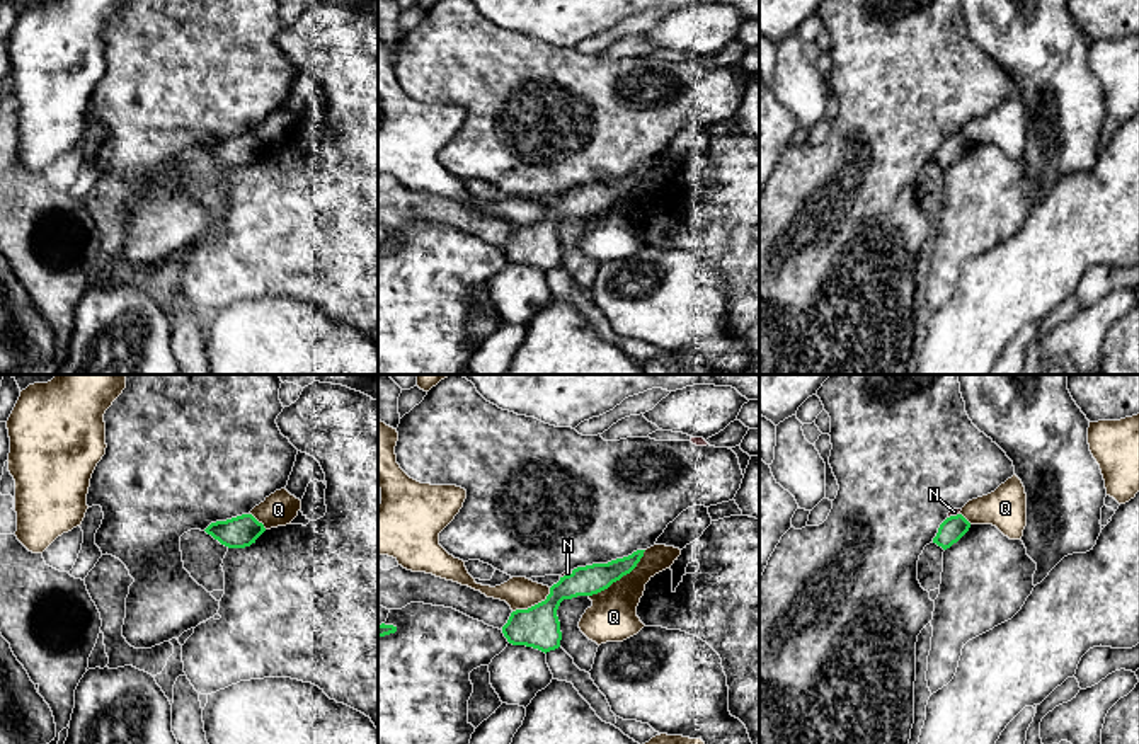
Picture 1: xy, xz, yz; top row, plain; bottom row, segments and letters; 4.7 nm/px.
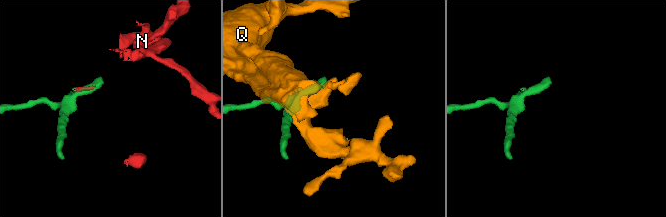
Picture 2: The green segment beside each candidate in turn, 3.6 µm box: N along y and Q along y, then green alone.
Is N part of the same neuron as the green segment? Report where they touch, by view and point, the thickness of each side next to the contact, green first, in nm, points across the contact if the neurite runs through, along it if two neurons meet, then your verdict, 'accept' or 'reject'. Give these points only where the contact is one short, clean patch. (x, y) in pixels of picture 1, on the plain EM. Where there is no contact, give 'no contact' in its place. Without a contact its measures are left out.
contact xz (566, 194); calibres 170 and 20 nm; border xz (572, 189), (560, 196); reject

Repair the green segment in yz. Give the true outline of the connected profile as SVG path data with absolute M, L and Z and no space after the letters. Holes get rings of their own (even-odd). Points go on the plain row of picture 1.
M962 133L950 134L940 143L933 162L947 169L957 162L969 150L969 146L970 141Z

